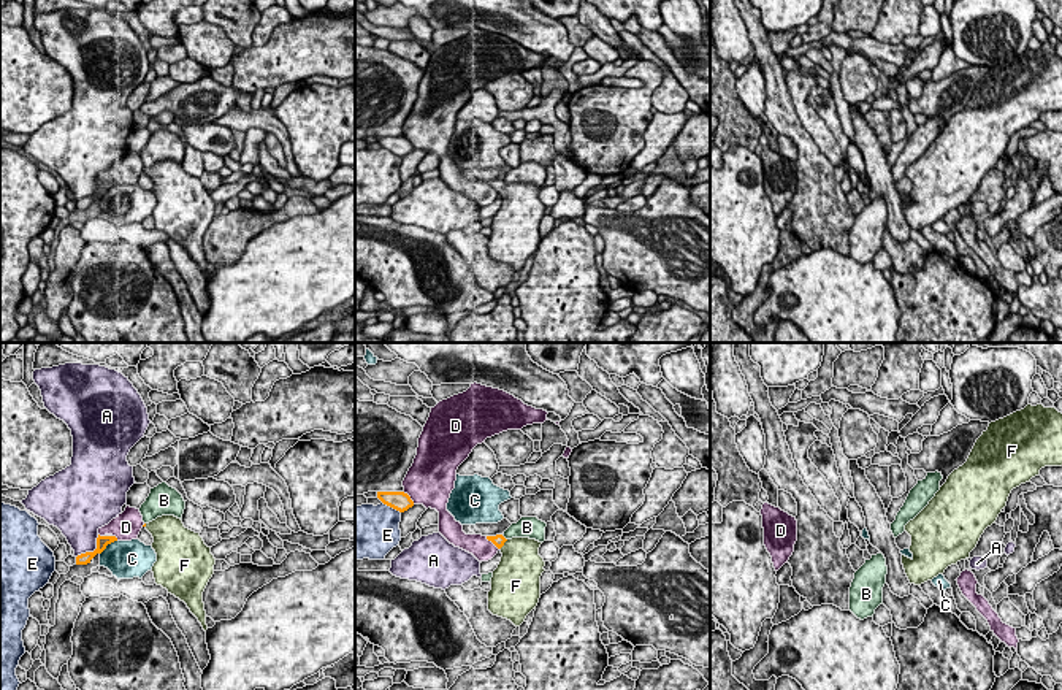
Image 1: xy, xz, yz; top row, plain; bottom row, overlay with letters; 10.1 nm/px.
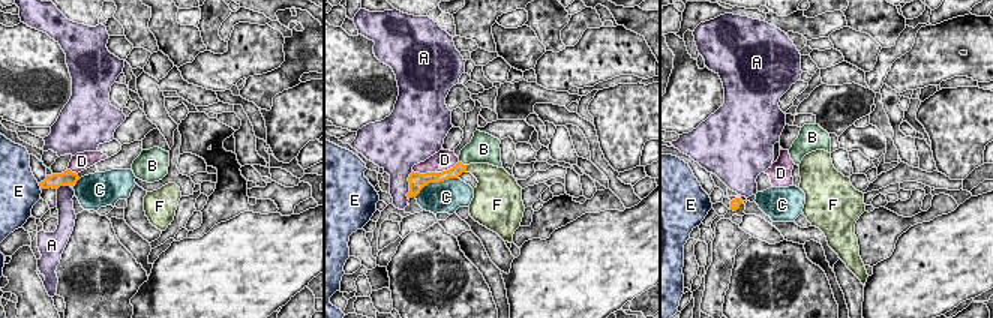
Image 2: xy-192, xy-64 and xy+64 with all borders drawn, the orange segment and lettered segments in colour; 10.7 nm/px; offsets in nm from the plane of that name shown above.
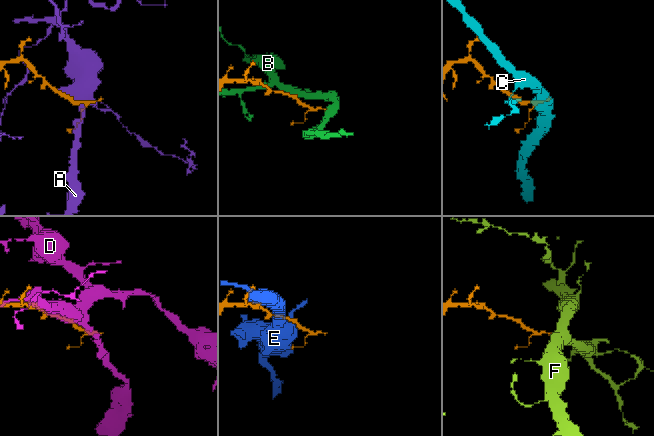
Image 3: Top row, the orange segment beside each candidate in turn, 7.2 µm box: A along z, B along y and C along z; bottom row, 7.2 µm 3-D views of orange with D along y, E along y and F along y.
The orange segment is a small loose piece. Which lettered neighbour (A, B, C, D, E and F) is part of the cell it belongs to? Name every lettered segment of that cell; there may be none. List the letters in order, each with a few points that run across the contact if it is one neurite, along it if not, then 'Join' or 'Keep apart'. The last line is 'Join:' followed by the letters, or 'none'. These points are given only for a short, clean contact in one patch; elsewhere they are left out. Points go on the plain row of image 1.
A: Keep apart
B: Keep apart
C: Keep apart
D: Keep apart
E: Keep apart
F: Line: xz (498, 184), (503, 189), (520, 206). Join
Join: F

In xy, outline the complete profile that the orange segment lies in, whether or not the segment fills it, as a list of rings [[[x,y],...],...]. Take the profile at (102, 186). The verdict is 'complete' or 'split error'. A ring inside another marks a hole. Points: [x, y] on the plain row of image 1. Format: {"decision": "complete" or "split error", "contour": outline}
{"decision": "complete", "contour": [[[100,181],[97,182],[97,194],[94,197],[86,197],[76,201],[76,209],[87,209],[90,205],[97,200],[101,198],[108,189],[117,186],[116,181]]]}

